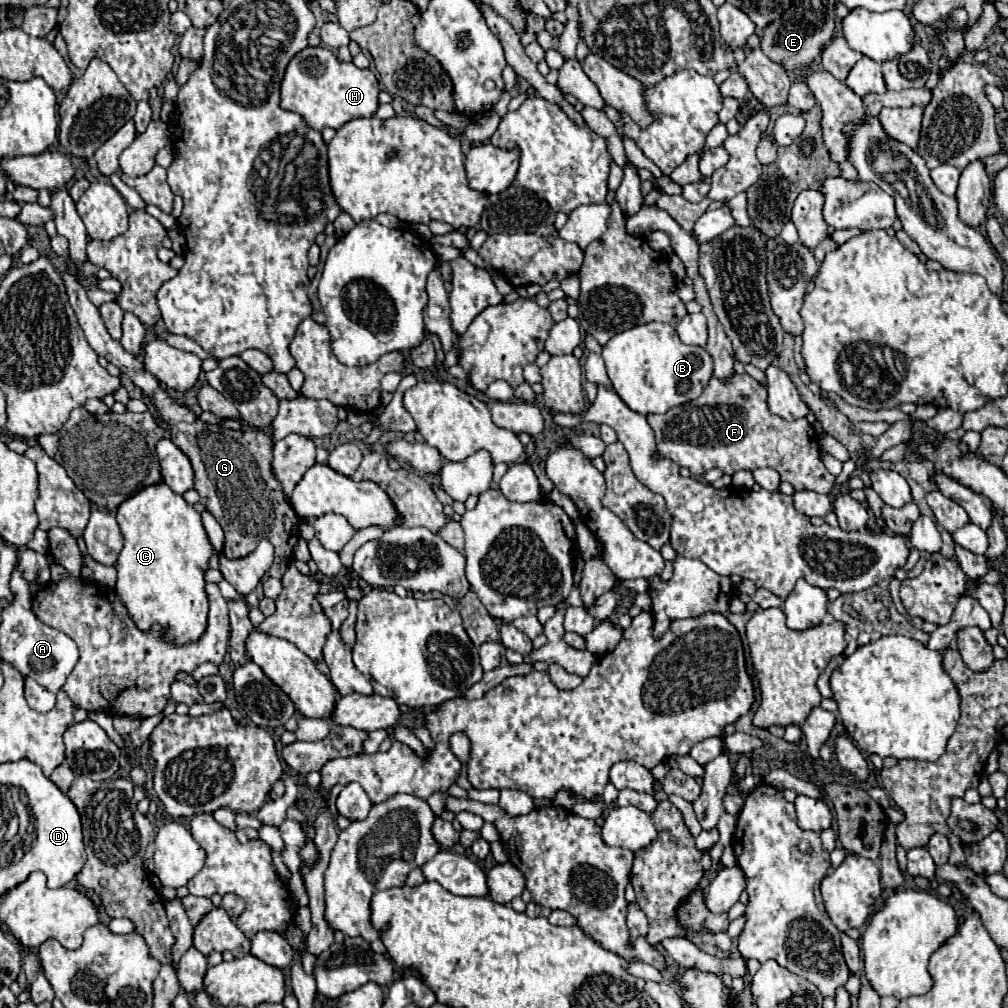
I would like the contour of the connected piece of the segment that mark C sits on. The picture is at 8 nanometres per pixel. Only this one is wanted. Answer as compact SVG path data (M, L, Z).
M154 484L122 502L116 520L124 534L124 548L116 564L118 582L114 590L124 600L134 624L142 632L150 632L154 624L160 626L164 630L162 640L168 644L196 642L206 628L204 572L214 554L200 514L166 484Z

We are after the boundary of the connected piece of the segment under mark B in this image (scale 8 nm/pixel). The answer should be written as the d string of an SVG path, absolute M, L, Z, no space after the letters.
M650 322L616 334L602 350L608 378L616 394L638 414L664 414L674 406L698 398L708 384L714 364L700 346L682 344L668 324Z

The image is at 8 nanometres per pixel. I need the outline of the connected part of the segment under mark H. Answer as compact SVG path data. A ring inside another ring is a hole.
M306 46L286 66L280 84L280 108L304 116L314 130L338 130L354 118L374 116L378 110L378 80L370 68L356 68L352 62L340 62L336 52L326 46Z

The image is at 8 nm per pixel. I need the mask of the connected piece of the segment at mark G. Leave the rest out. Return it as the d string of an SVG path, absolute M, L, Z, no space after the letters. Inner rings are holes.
M64 272L62 276L66 292L70 296L70 304L86 334L88 344L108 362L118 366L154 402L162 420L170 426L172 442L190 458L196 474L194 490L200 494L200 502L218 520L218 524L224 530L226 536L224 554L228 558L244 558L250 552L254 552L260 540L270 540L270 544L274 546L274 564L270 566L262 582L270 576L282 578L282 574L286 572L286 568L294 558L292 550L300 540L300 530L298 530L300 520L272 472L272 438L258 428L228 430L218 424L204 424L194 416L194 412L174 402L160 388L158 380L144 368L142 360L128 354L120 342L112 340L108 330L104 328L100 310L88 300L84 288L76 282L76 278L70 272Z

